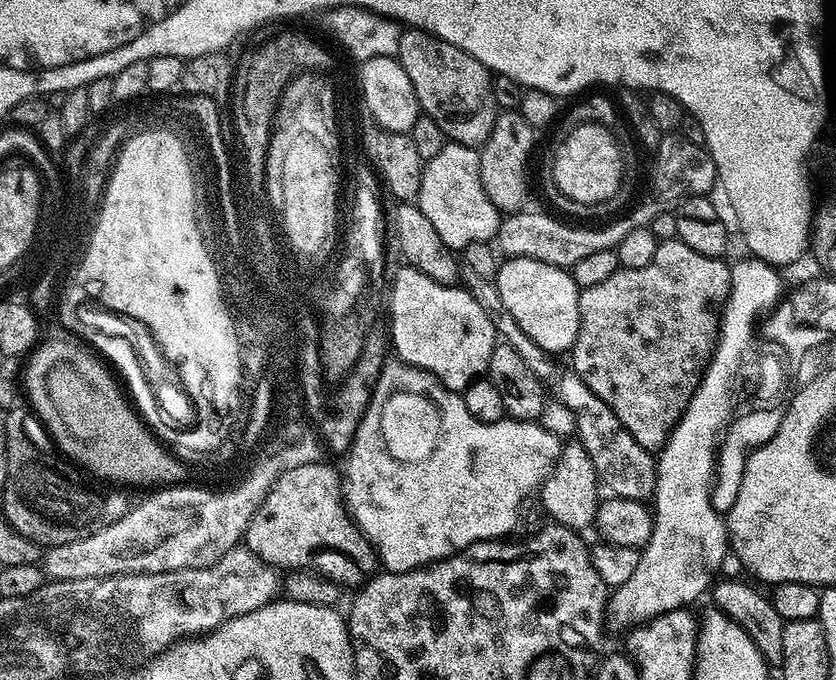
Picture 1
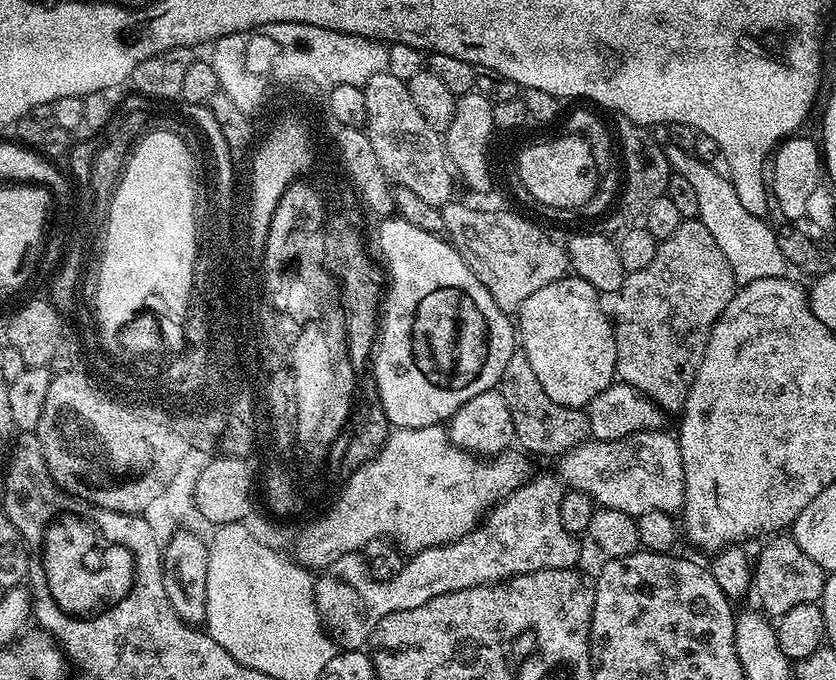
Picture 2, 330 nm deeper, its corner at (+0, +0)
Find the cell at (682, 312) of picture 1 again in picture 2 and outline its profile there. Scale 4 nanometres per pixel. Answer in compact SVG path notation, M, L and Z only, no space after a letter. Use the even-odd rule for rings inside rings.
M698 218L681 219L678 230L674 230L670 238L660 241L658 254L654 254L654 262L650 262L646 270L627 273L624 284L615 297L617 377L623 383L637 388L643 396L649 396L665 414L683 413L690 386L698 374L698 366L702 366L710 334L726 306L730 306L737 287L734 270L730 262L726 262L726 254L718 250L714 234L710 234L710 230L706 230L706 226Z

